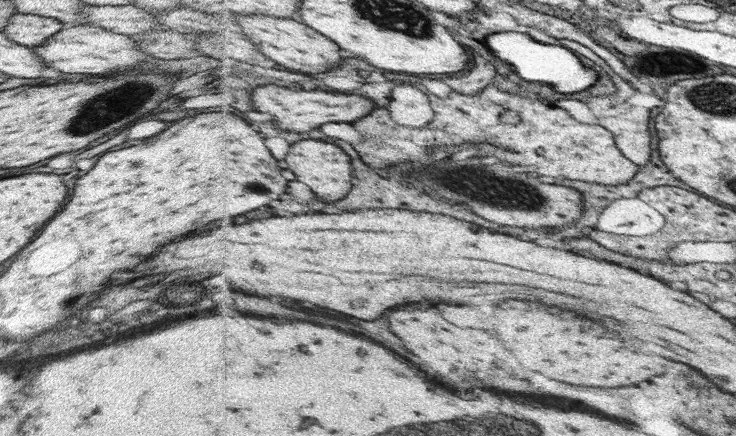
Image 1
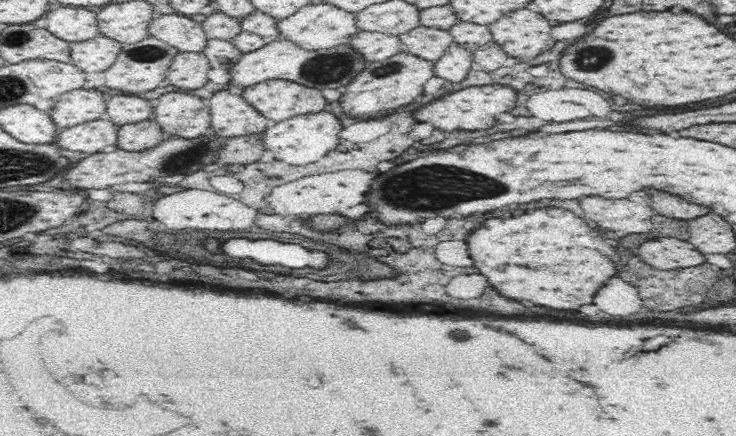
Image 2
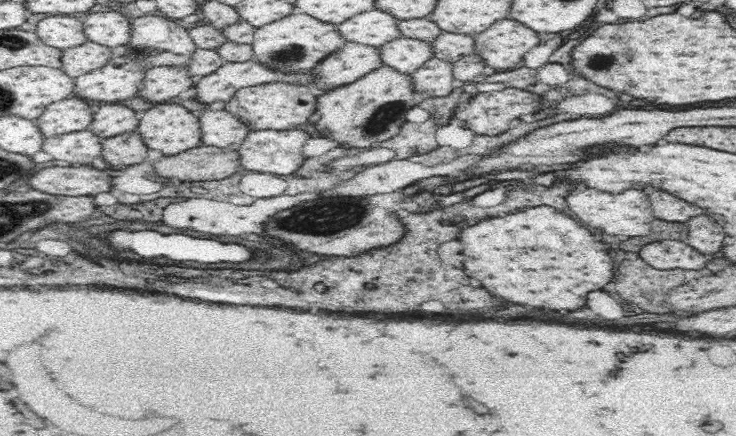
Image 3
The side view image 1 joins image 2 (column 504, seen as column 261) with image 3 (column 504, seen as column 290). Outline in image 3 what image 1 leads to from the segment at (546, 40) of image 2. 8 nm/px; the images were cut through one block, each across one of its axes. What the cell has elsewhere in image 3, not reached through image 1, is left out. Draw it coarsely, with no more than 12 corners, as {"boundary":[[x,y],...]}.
{"boundary":[[508,16],[475,35],[475,52],[498,71],[516,69],[540,44]]}

